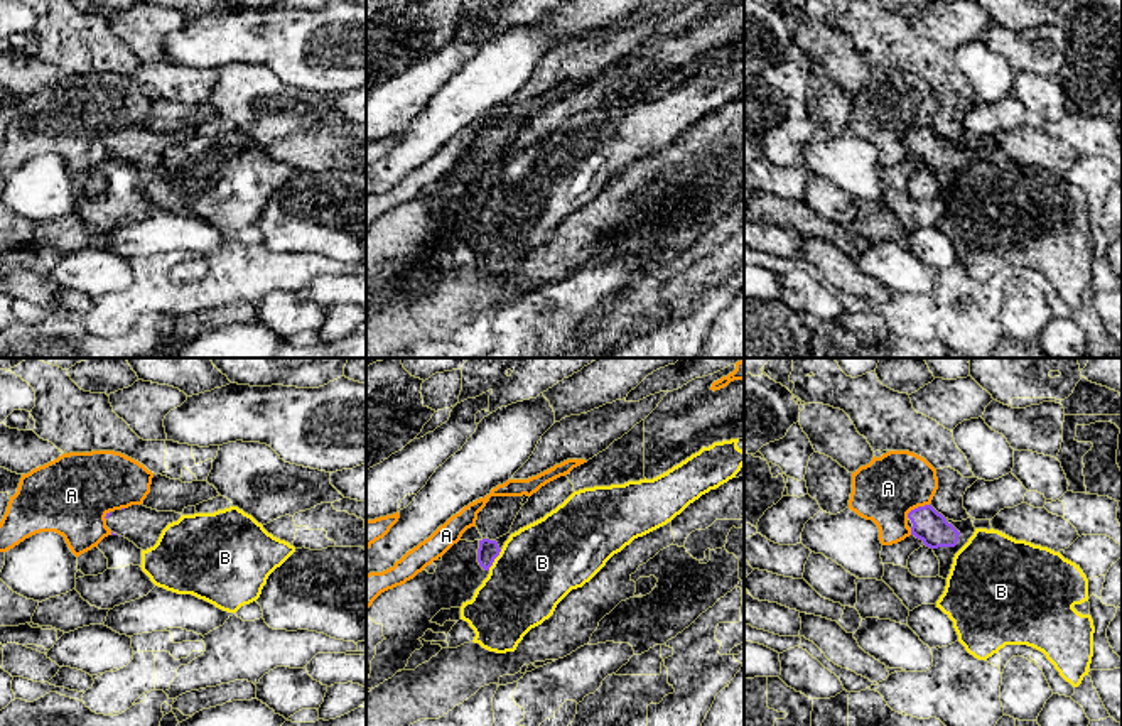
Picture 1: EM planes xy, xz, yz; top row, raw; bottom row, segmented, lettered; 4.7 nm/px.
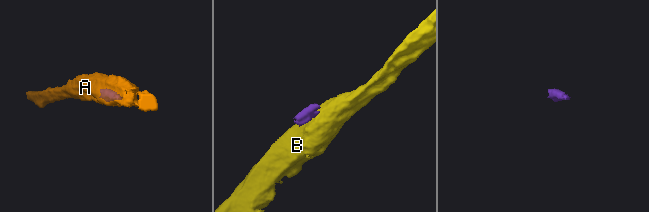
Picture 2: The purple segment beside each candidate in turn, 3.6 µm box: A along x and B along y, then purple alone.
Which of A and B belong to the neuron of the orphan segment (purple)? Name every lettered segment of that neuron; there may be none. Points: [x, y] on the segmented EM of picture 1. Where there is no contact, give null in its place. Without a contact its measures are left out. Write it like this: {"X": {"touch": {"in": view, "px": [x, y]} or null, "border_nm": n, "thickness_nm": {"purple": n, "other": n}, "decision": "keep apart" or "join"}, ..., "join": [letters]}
{"A": {"touch": {"in": "yz", "px": [918, 507]}, "border_nm": 130, "thickness_nm": {"purple": 160, "other": 300}, "decision": "keep apart"}, "B": {"touch": {"in": "xz", "px": [495, 558]}, "border_nm": 120, "thickness_nm": {"purple": 100, "other": 380}, "decision": "keep apart"}, "join": []}

